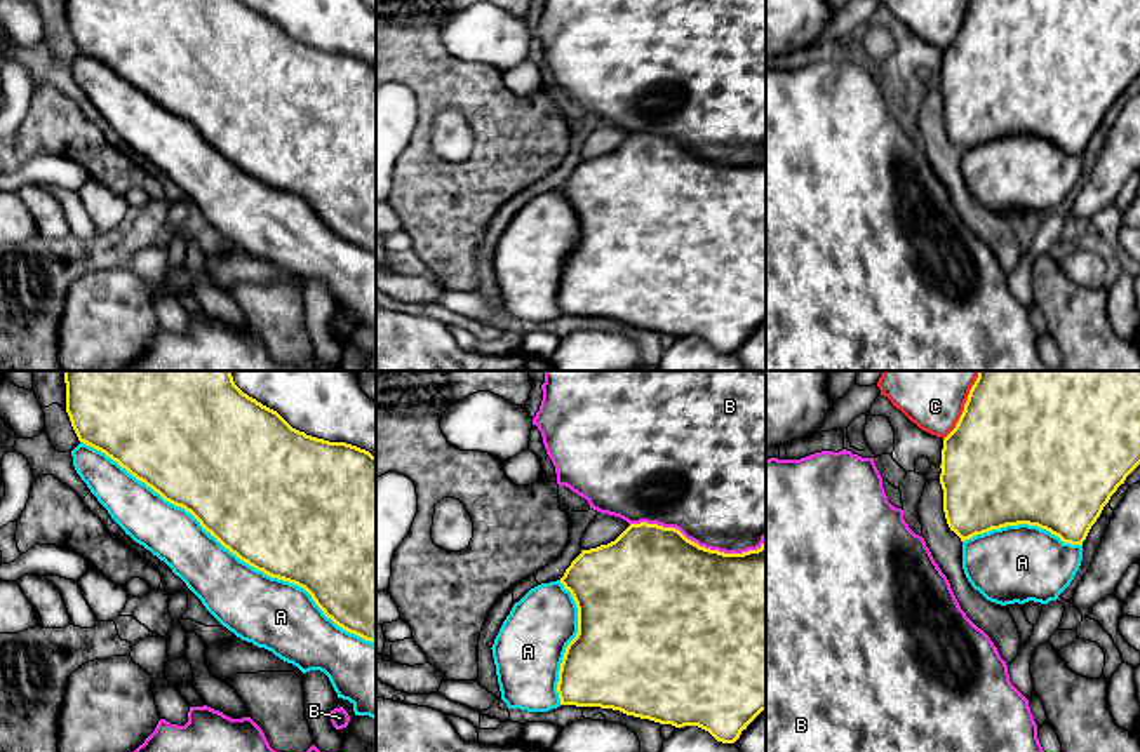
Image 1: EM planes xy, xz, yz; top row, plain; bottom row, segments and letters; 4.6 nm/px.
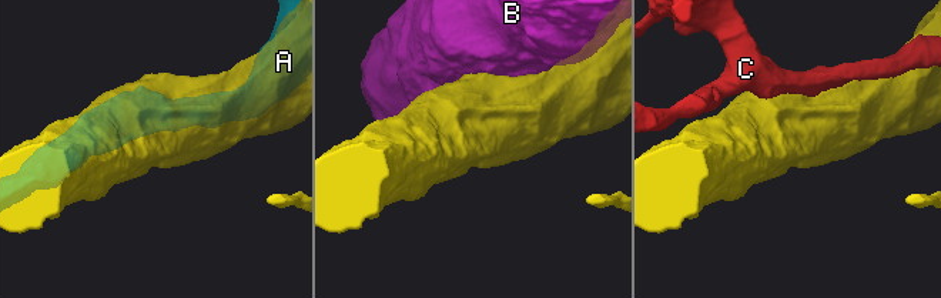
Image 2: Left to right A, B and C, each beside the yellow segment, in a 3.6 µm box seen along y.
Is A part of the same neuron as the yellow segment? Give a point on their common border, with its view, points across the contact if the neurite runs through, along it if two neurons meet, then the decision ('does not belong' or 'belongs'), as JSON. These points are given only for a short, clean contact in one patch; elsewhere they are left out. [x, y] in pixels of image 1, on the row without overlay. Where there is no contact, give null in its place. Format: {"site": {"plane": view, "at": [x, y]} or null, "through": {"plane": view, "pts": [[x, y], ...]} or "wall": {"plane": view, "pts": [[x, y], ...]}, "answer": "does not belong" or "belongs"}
{"site": {"plane": "xy", "at": [230, 161]}, "answer": "belongs"}

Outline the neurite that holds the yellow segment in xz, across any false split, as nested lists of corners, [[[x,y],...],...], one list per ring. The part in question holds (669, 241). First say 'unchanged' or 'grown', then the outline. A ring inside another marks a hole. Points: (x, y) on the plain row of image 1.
grown | [[[630,134],[614,151],[581,160],[560,190],[541,193],[515,212],[491,259],[501,310],[508,319],[527,322],[548,322],[560,315],[613,319],[675,338],[698,336],[717,352],[734,353],[741,341],[766,320],[766,148],[757,160],[724,164],[700,157],[675,138]]]

